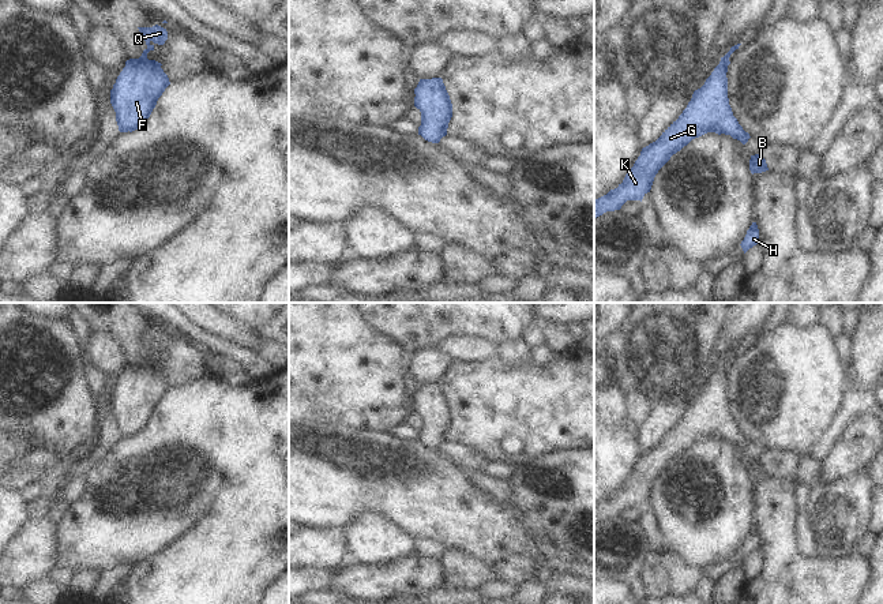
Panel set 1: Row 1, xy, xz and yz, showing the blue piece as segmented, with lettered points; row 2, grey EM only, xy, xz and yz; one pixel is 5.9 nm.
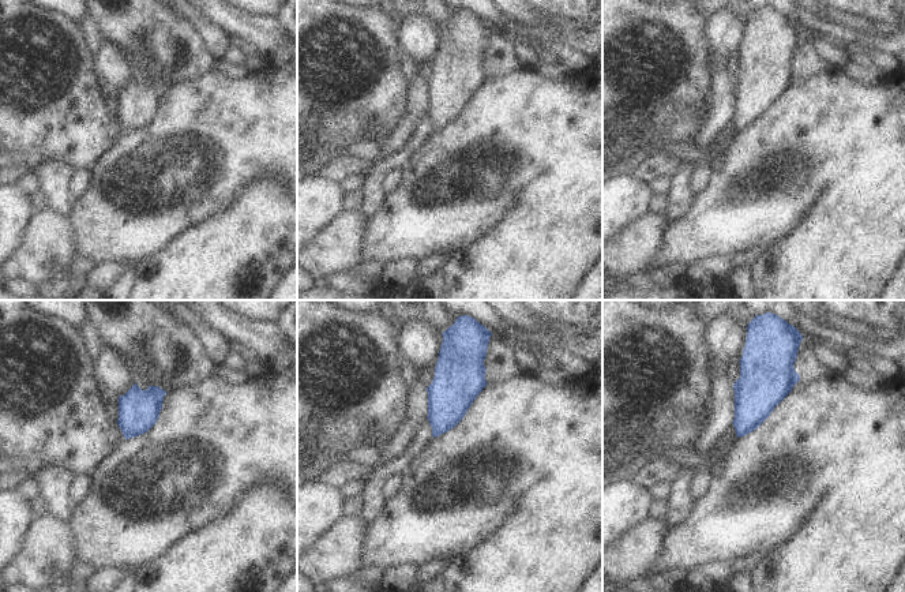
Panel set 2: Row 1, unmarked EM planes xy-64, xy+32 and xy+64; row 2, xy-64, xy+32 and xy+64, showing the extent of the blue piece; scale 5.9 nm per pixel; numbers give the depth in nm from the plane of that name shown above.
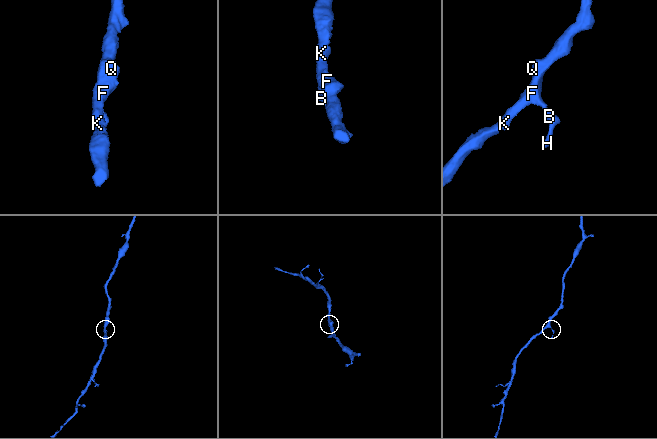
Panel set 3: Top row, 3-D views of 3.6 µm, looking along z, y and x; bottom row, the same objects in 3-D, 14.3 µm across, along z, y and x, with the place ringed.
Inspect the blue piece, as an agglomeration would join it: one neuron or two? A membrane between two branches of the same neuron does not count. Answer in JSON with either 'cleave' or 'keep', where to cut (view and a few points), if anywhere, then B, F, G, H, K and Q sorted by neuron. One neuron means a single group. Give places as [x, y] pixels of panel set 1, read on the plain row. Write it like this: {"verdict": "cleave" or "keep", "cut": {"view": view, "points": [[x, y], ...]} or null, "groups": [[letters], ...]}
{"verdict": "keep", "cut": null, "groups": [["B", "F", "G", "H", "K", "Q"]]}

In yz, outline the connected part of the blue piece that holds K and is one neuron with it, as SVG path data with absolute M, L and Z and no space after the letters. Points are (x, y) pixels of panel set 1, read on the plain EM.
M741 349L721 363L704 390L695 395L687 413L662 440L643 453L634 472L617 494L594 506L594 524L606 517L620 515L627 506L640 506L650 498L658 476L692 444L707 438L730 440L743 450L751 443L733 421L728 404L728 371L730 360Z

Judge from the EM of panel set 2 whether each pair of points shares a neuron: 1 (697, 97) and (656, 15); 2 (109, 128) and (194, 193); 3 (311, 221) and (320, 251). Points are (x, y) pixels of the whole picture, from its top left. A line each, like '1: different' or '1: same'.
1: same
2: different
3: different

